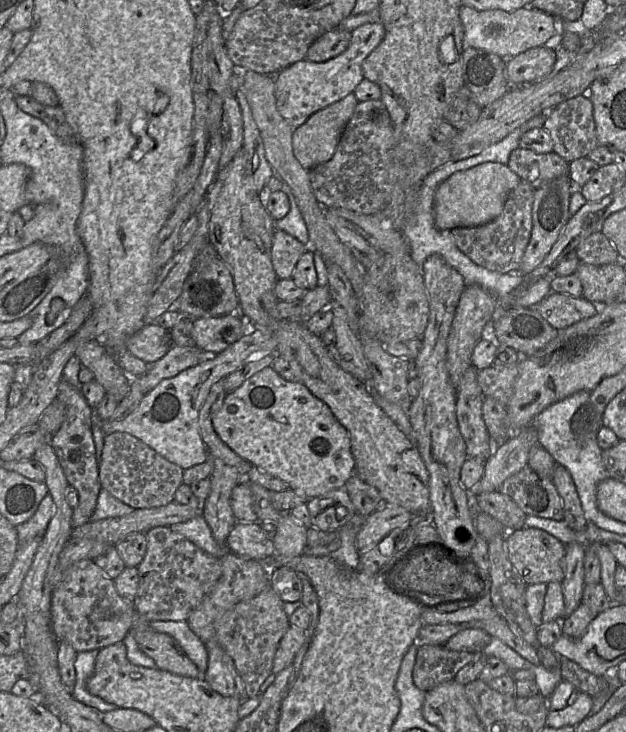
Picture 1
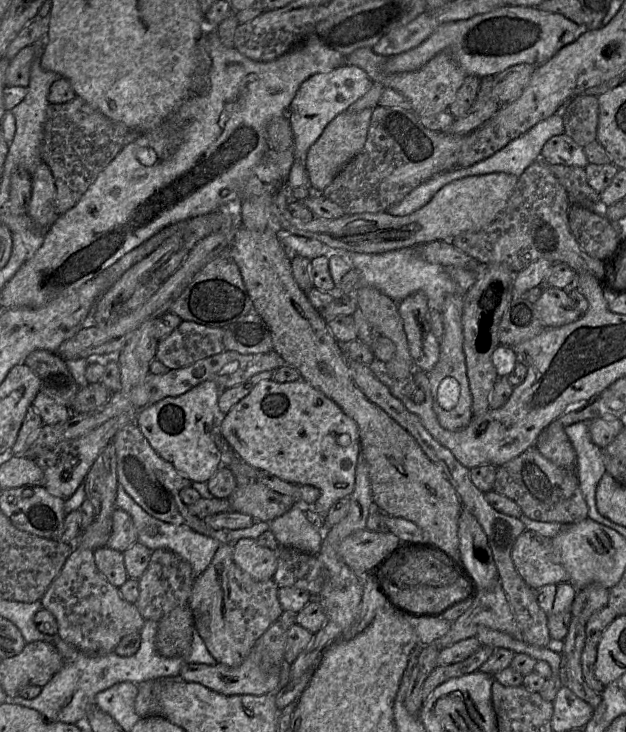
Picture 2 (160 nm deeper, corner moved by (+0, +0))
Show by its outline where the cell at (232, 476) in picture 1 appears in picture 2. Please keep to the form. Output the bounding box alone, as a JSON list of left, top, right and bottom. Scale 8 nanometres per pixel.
[189,544,283,667]

